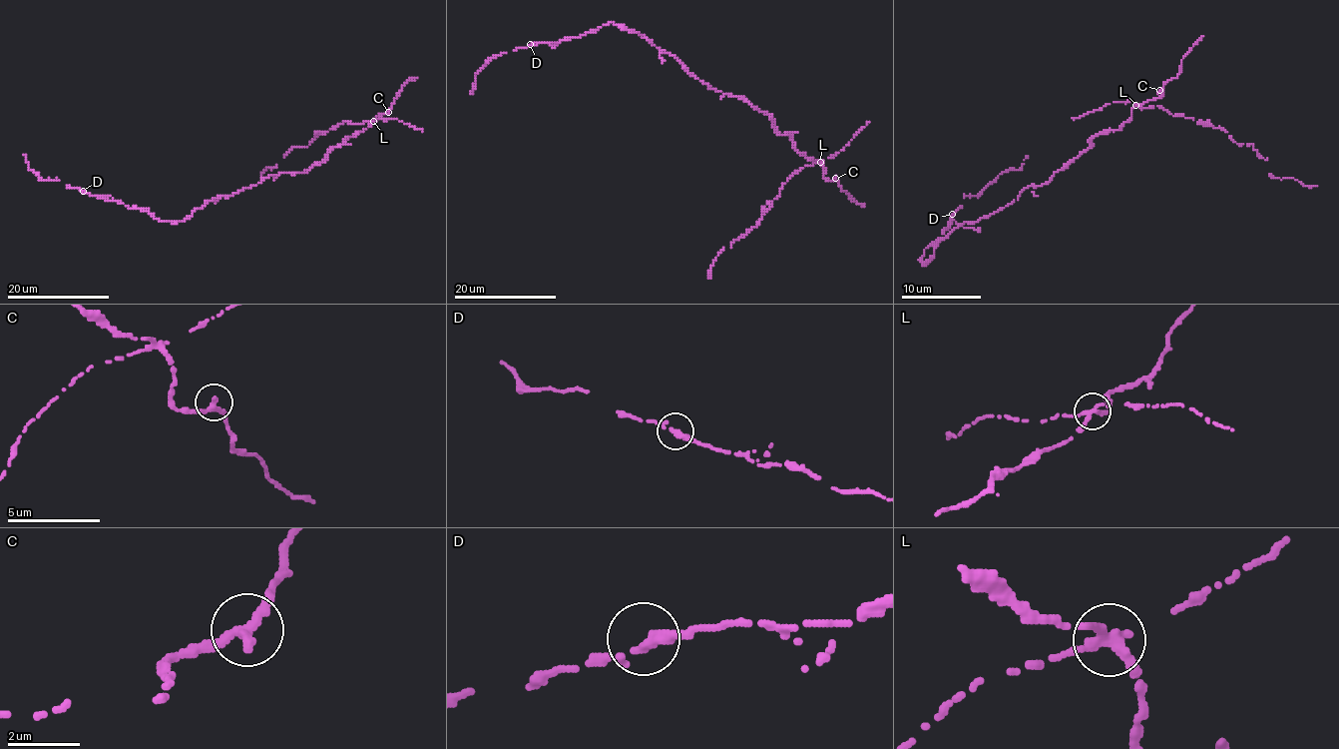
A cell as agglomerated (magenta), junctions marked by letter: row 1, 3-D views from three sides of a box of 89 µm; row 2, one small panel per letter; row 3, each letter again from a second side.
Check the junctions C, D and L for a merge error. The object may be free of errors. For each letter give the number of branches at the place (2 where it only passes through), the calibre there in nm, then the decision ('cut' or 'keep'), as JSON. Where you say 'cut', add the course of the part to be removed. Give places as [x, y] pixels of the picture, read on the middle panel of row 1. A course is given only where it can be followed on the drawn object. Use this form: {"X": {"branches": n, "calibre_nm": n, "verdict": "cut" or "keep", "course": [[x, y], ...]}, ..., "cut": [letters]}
{"C": {"branches": 2, "calibre_nm": 280, "verdict": "keep"}, "D": {"branches": 3, "calibre_nm": 240, "verdict": "keep"}, "L": {"branches": 3, "calibre_nm": 260, "verdict": "cut"}, "cut": ["L"]}

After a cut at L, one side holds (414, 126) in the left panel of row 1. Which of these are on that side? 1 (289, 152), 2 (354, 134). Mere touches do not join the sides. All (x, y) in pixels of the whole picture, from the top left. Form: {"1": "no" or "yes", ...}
{"1": "yes", "2": "no"}

